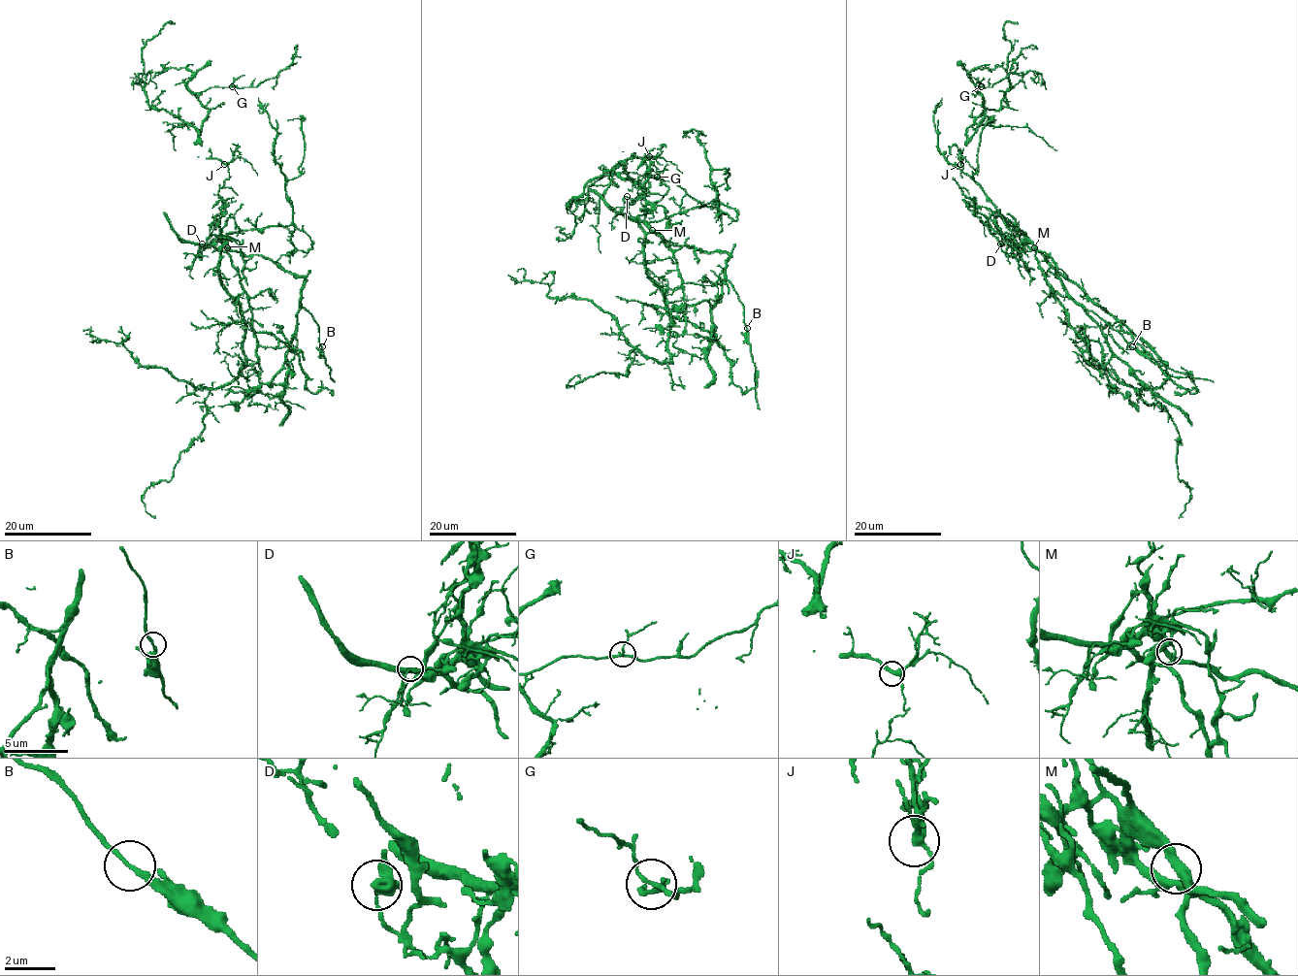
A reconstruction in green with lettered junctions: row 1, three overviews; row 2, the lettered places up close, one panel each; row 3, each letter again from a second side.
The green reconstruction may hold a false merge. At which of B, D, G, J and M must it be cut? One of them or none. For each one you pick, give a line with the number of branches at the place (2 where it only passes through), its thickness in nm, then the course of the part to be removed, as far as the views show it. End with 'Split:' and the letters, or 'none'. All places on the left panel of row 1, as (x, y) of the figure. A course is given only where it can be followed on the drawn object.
D: branches 2; calibre 170 nm; course (202, 244), (212, 243), (220, 234), (219, 219), (224, 214), (223, 201), (220, 200), (212, 208)
Split: D

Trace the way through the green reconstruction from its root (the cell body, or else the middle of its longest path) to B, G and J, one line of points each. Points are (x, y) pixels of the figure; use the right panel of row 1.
B: (1042, 254), (1036, 250), (1052, 257), (1062, 287), (1078, 303), (1105, 320), (1132, 347)
G: (1042, 254), (1007, 218), (969, 199), (955, 179), (963, 168), (960, 147), (984, 116), (981, 86)
J: (1042, 254), (1007, 218), (976, 206), (963, 194), (955, 179), (963, 168), (960, 164)

